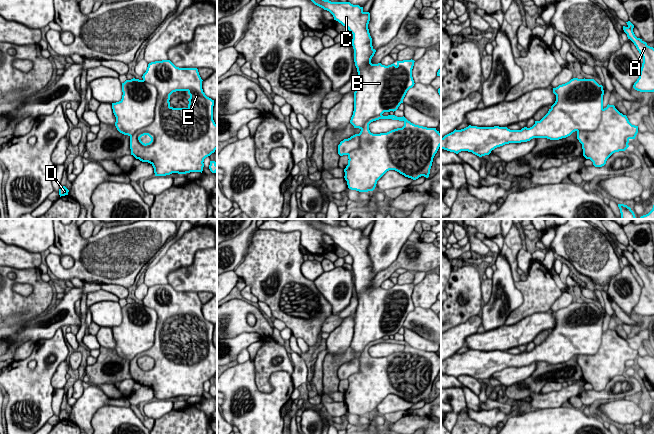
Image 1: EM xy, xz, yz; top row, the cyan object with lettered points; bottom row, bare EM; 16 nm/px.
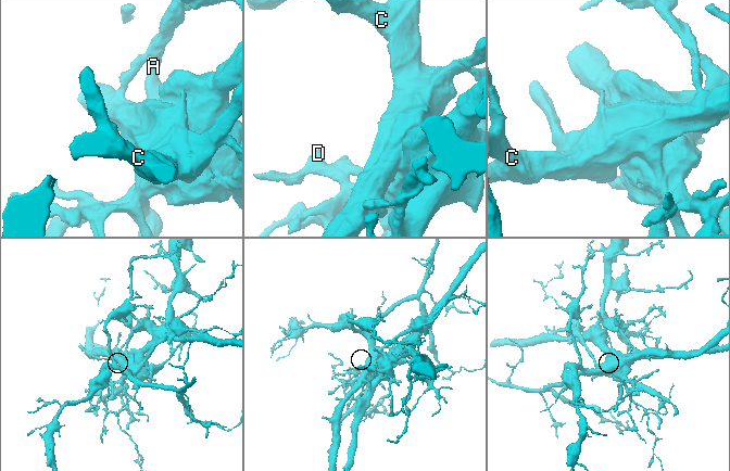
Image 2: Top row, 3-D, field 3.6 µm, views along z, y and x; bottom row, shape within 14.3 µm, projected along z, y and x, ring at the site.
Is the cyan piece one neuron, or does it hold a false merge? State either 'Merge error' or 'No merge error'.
Merge error

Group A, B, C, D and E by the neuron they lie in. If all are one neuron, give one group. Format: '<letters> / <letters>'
A D E / B C

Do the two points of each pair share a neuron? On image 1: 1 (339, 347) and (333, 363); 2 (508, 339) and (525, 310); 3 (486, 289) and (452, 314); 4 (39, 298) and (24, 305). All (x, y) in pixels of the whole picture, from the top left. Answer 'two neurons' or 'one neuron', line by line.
1: two neurons
2: two neurons
3: two neurons
4: one neuron

